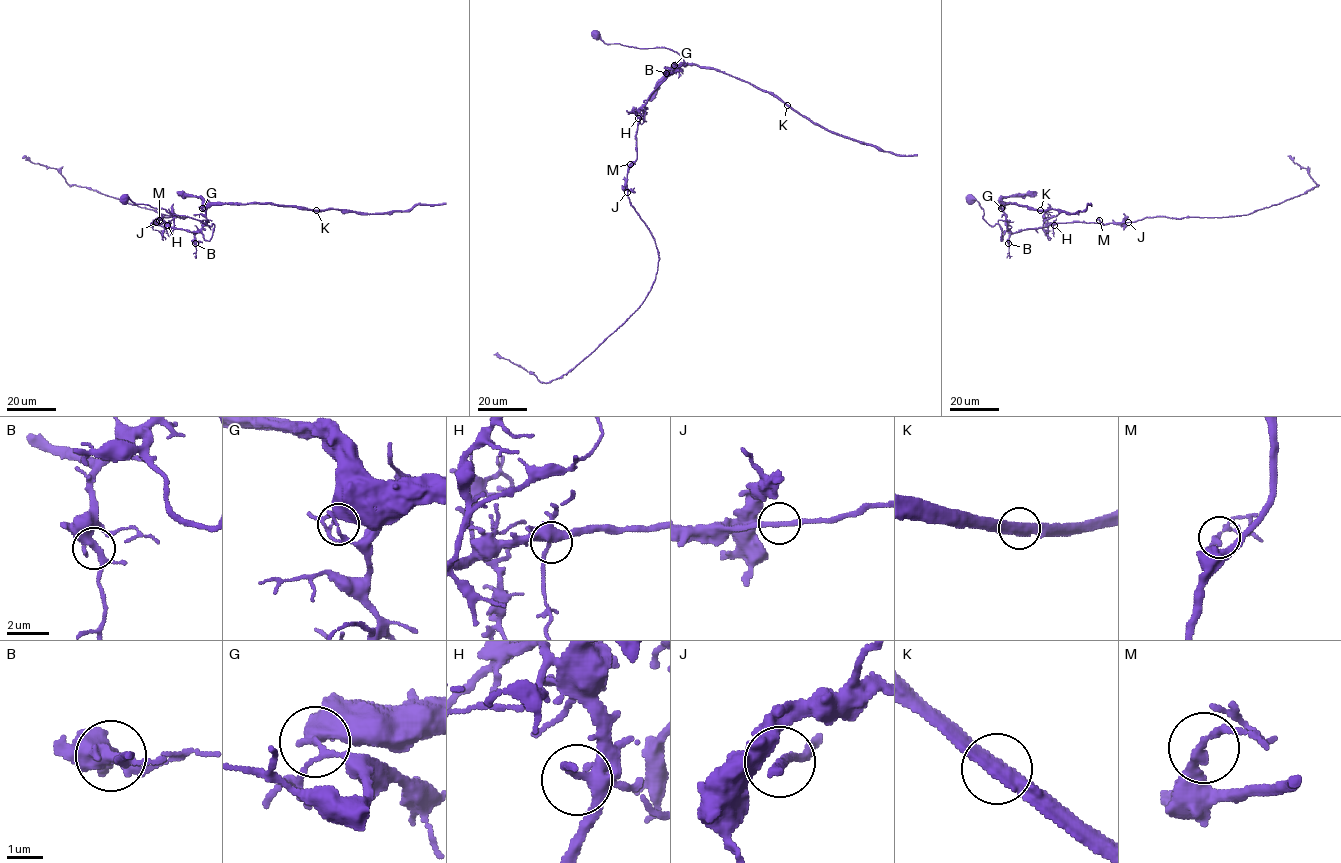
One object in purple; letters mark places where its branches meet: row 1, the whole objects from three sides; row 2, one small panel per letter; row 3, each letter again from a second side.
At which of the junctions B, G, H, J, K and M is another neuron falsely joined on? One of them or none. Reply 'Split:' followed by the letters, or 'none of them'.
Split: G

